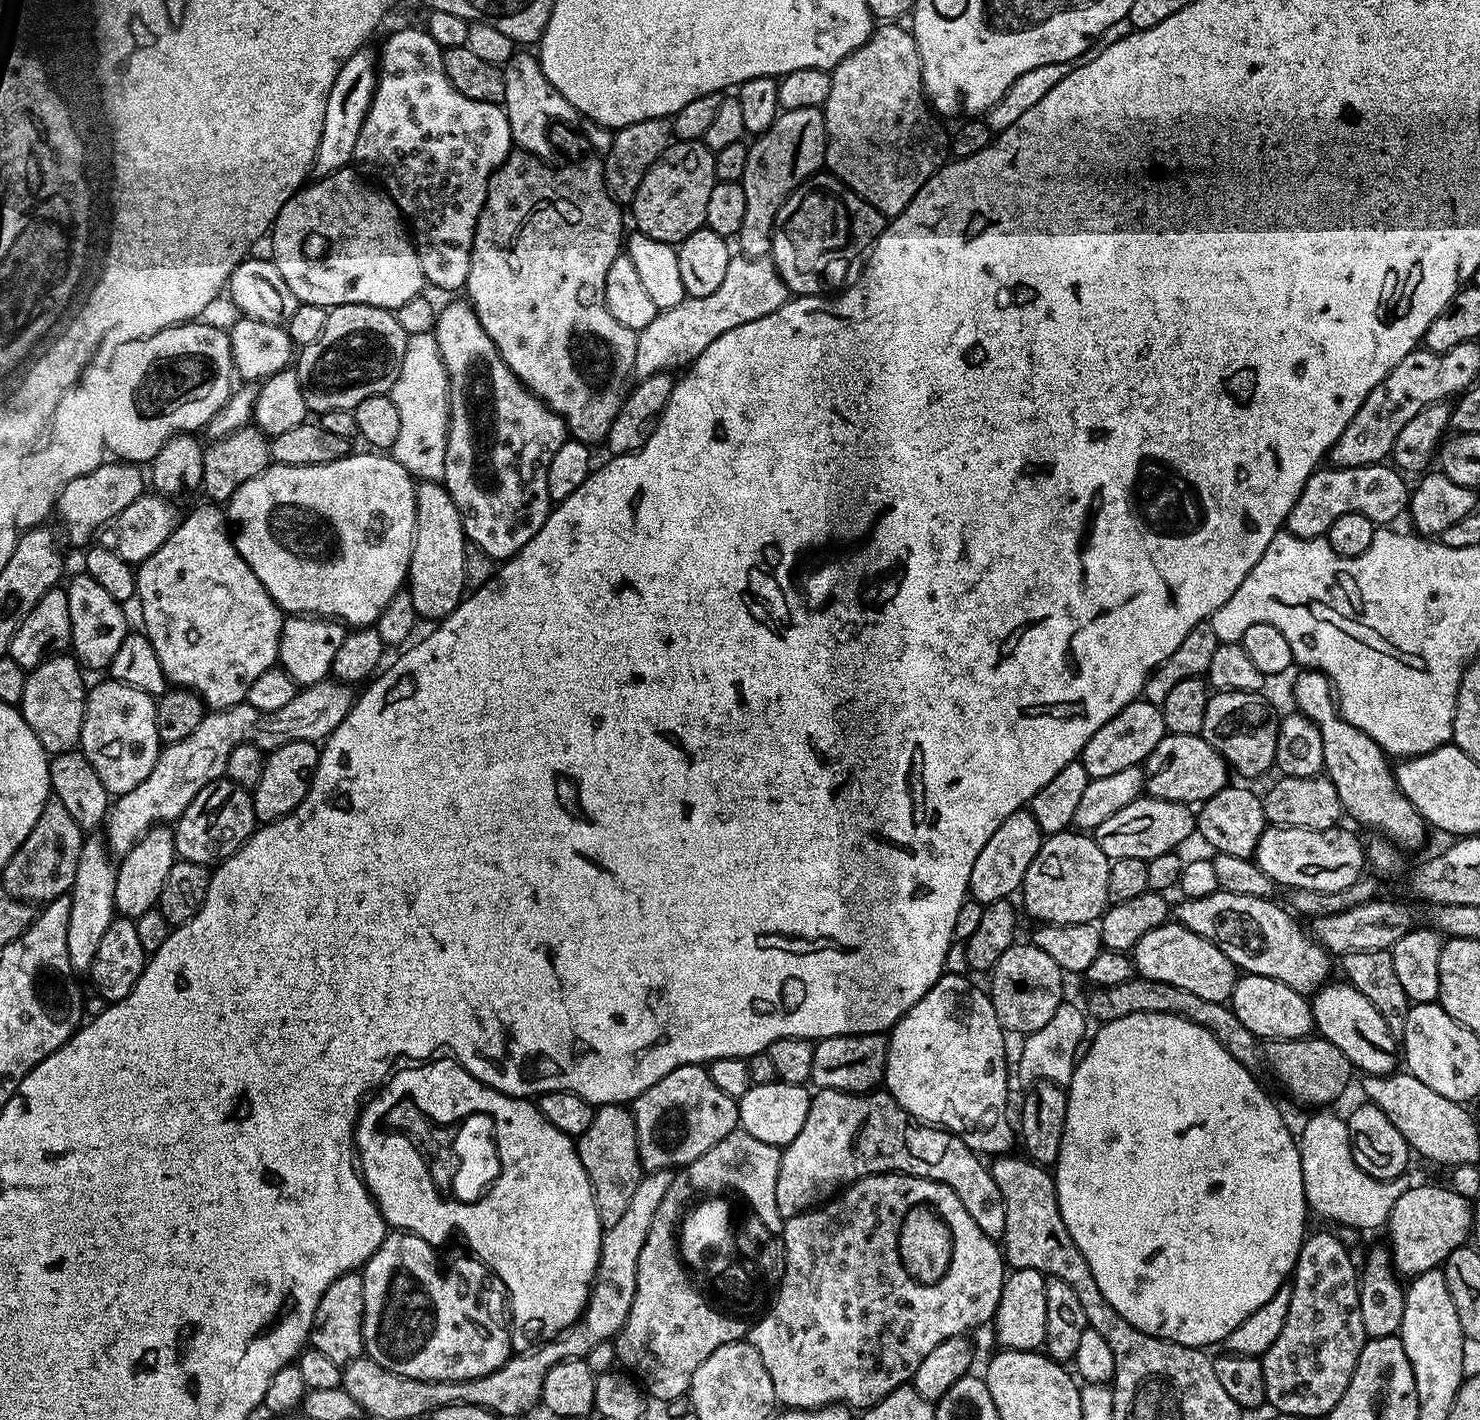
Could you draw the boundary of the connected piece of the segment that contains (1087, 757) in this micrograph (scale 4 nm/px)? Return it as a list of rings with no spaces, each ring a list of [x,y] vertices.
[[[1137,698],[1118,710],[1118,714],[1114,714],[1114,718],[1110,718],[1110,722],[1102,726],[1102,730],[1096,731],[1090,742],[1086,742],[1086,746],[1080,751],[1078,759],[1082,766],[1086,766],[1089,778],[1106,778],[1106,774],[1143,765],[1167,732],[1168,727],[1162,718],[1160,705]]]

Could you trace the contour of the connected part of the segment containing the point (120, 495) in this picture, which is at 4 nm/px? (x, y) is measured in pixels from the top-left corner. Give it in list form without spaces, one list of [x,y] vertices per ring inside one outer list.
[[[112,462],[100,464],[96,469],[87,470],[80,477],[74,478],[61,490],[55,503],[55,511],[60,511],[60,520],[68,531],[68,540],[72,544],[87,545],[88,539],[95,537],[105,524],[109,524],[130,502],[145,495],[146,476],[139,472],[132,462]]]

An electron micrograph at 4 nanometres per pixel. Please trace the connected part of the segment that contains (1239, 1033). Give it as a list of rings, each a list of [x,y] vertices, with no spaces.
[[[1133,978],[1122,982],[1118,986],[1109,988],[1093,987],[1088,996],[1086,1012],[1093,1021],[1107,1022],[1126,1018],[1126,1014],[1174,1014],[1210,1030],[1214,1038],[1218,1038],[1221,1044],[1243,1068],[1256,1070],[1259,1064],[1265,1063],[1261,1041],[1233,1014],[1228,1004],[1218,1002],[1206,1002],[1199,994],[1193,994],[1191,990],[1182,990],[1182,986],[1170,986],[1170,982],[1154,982],[1143,978]]]

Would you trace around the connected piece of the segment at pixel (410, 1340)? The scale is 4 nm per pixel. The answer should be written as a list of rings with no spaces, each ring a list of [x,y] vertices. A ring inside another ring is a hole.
[[[394,1230],[364,1265],[364,1351],[378,1366],[406,1378],[482,1378],[501,1368],[514,1352],[508,1294],[496,1273],[468,1254],[459,1257],[458,1272],[464,1274],[452,1280],[454,1284],[442,1282],[432,1272],[432,1264],[416,1264],[438,1259],[428,1256],[431,1248],[412,1233]],[[456,1282],[462,1282],[462,1288]]]

